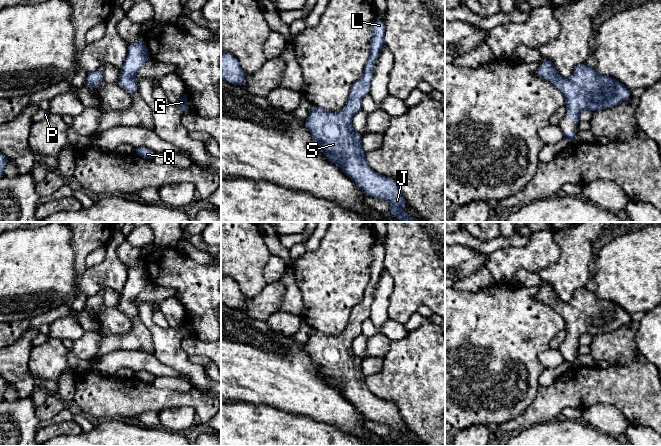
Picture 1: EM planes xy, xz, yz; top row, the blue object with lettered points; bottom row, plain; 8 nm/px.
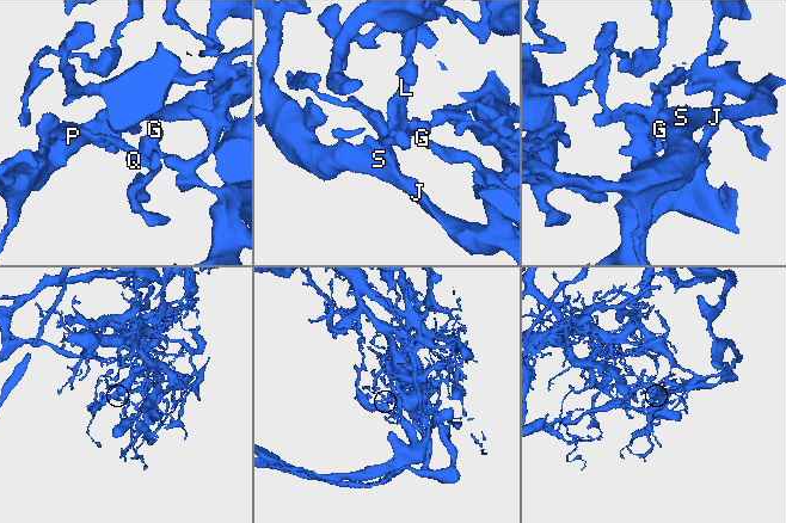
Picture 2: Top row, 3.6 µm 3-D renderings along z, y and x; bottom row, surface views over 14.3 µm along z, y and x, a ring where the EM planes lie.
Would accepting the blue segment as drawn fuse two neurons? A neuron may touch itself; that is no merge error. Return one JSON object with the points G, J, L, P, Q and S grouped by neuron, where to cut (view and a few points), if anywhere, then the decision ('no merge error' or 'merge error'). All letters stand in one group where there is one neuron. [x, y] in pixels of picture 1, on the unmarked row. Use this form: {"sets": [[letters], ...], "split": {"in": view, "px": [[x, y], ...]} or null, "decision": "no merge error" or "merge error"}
{"sets": [["G", "J", "L", "P", "Q", "S"]], "split": null, "decision": "no merge error"}

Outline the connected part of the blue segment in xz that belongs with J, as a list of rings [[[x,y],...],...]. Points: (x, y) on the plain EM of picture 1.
[[[377,242],[372,248],[369,282],[362,300],[355,305],[346,329],[334,338],[312,330],[305,351],[318,366],[324,380],[335,387],[367,419],[391,428],[389,438],[401,446],[426,446],[408,440],[403,431],[408,429],[397,405],[375,396],[367,387],[363,373],[363,359],[352,349],[353,340],[362,334],[362,323],[370,316],[376,284],[385,270],[385,247]]]

